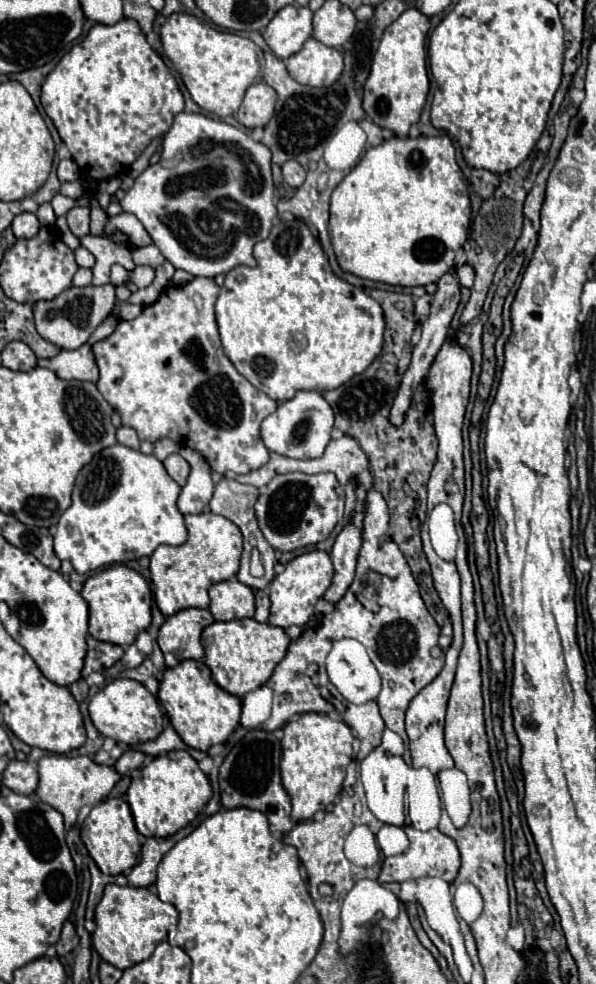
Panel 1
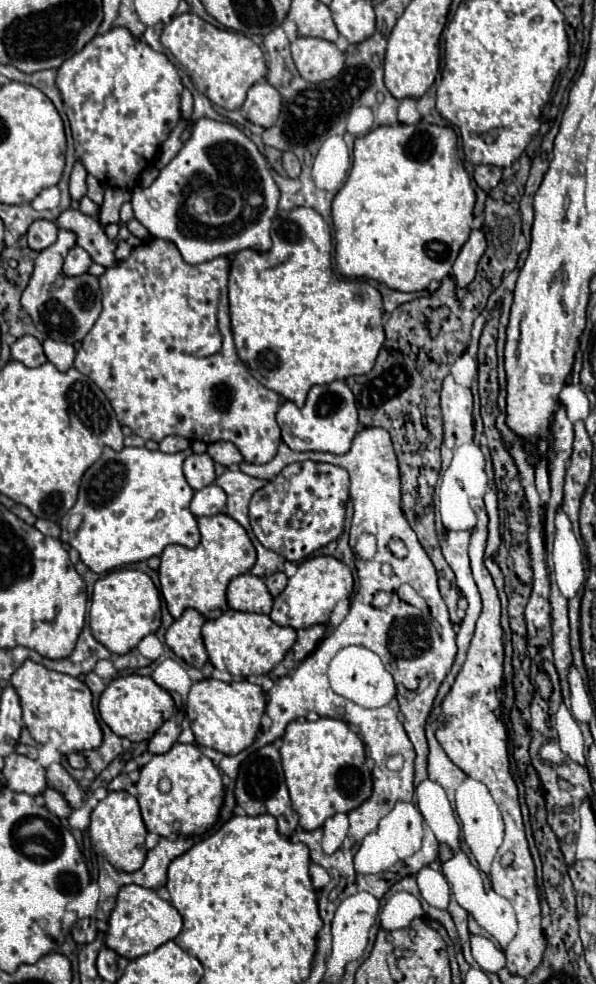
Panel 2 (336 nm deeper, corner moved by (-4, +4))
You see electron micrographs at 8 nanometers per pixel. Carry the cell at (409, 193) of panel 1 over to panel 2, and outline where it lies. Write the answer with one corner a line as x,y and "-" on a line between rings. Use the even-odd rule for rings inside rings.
418,122
418,124
396,124
396,126
378,126
366,136
360,136
354,140
354,160
352,160
352,170
346,180
346,184
338,190
334,202
332,202
332,220
334,220
334,260
336,269
346,278
370,278
376,282
386,284
392,290
400,292
420,292
426,290
430,282
440,282
444,276
450,274
452,264
464,246
464,242
470,236
472,230
472,208
475,206
476,194
472,190
472,180
466,171
462,160
458,155
458,144
456,132
450,126
436,126
428,122

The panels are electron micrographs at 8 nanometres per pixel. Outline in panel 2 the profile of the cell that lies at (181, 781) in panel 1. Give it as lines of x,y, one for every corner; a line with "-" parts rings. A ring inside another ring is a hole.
176,742
166,754
154,756
144,768
140,768
140,780
136,788
136,798
148,832
154,832
164,838
190,838
204,834
218,822
220,808
224,804
224,786
220,770
194,744
-
162,778
168,778
172,782
172,790
168,794
162,794
158,790
158,782

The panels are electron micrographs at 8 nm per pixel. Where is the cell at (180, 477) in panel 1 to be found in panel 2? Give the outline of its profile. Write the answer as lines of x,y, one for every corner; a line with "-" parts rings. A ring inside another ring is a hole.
190,454
184,462
184,476
194,490
200,490
214,482
214,460
210,454

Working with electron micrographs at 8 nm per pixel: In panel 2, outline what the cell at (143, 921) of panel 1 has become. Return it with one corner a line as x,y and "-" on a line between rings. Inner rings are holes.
128,884
120,890
116,908
110,914
108,924
110,924
110,928
108,928
108,936
106,936
106,946
130,960
134,960
142,954
154,952
164,942
174,940
182,930
182,918
176,912
176,908
170,902
162,900
156,894
156,890
148,890
148,888
142,888
136,884

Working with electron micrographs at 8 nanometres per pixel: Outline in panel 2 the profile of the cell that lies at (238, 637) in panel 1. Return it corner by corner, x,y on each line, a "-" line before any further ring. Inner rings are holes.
226,610
220,618
208,620
202,626
202,638
210,662
218,670
226,670
234,678
250,678
268,674
278,662
282,662
286,652
296,642
296,630
290,626
274,624
266,614

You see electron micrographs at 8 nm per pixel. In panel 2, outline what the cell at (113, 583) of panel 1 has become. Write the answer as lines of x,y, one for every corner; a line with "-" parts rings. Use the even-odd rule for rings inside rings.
122,568
96,580
90,606
90,628
94,638
112,654
128,654
144,636
154,634
160,624
160,592
148,574

